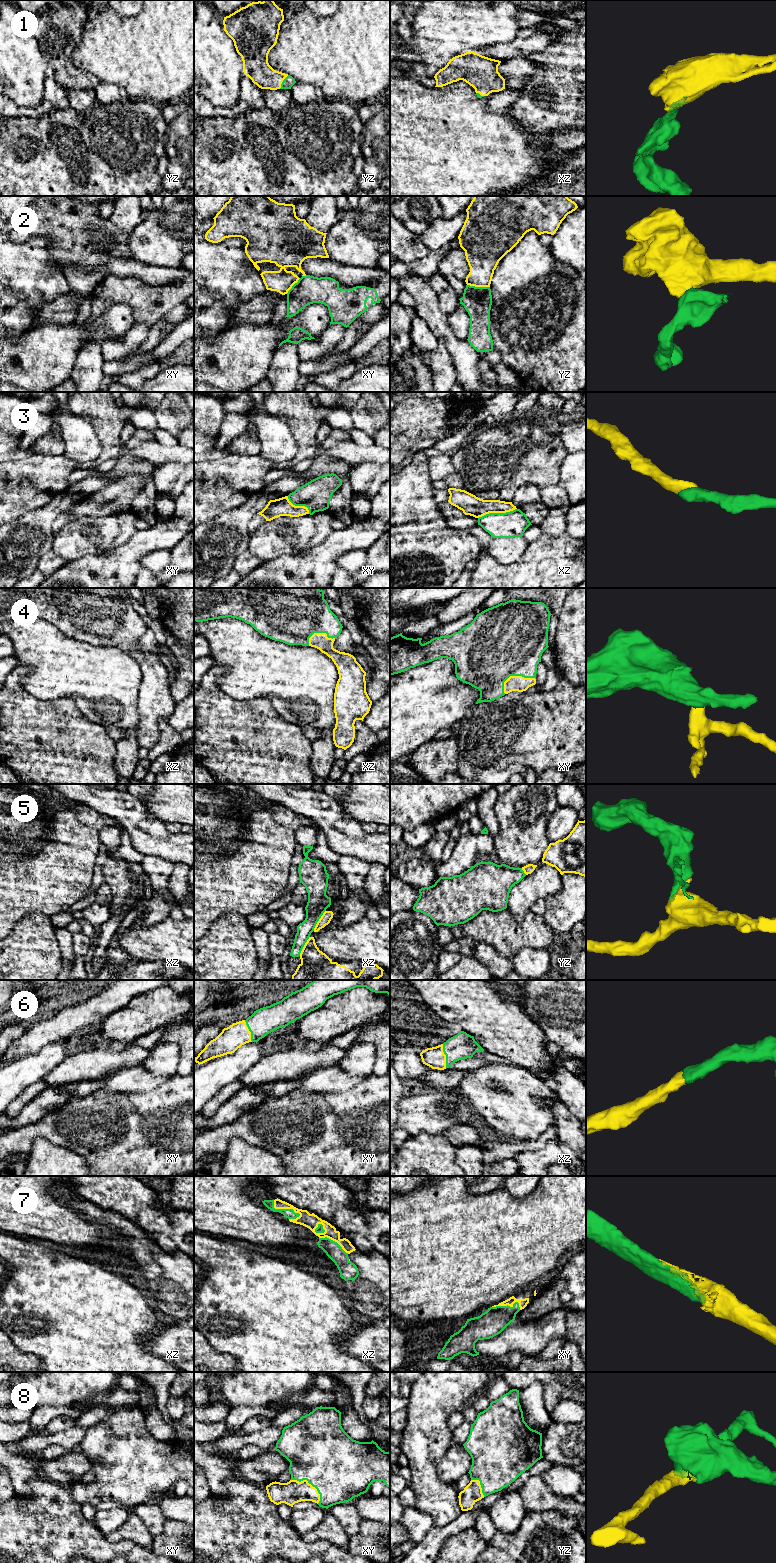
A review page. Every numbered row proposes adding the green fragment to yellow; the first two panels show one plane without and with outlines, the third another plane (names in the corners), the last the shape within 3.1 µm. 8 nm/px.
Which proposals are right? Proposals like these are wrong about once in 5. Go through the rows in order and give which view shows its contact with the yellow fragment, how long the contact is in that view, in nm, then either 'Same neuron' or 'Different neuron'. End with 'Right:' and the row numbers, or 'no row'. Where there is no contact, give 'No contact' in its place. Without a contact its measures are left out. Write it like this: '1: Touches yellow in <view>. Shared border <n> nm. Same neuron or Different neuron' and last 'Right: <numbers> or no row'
1: Touches yellow in yz. Shared border 130 nm. Same neuron
2: Touches yellow in yz. Shared border 190 nm. Different neuron
3: Touches yellow in xz. Shared border 320 nm. Same neuron
4: Touches yellow in xy. Shared border 280 nm. Same neuron
5: Touches yellow in xz. Shared border 190 nm. Different neuron
6: Touches yellow in xz. Shared border 190 nm. Same neuron
7: Touches yellow in xz. Shared border 260 nm. Same neuron
8: Touches yellow in xy. Shared border 300 nm. Same neuron
Right: 1, 3, 4, 6, 7, 8

